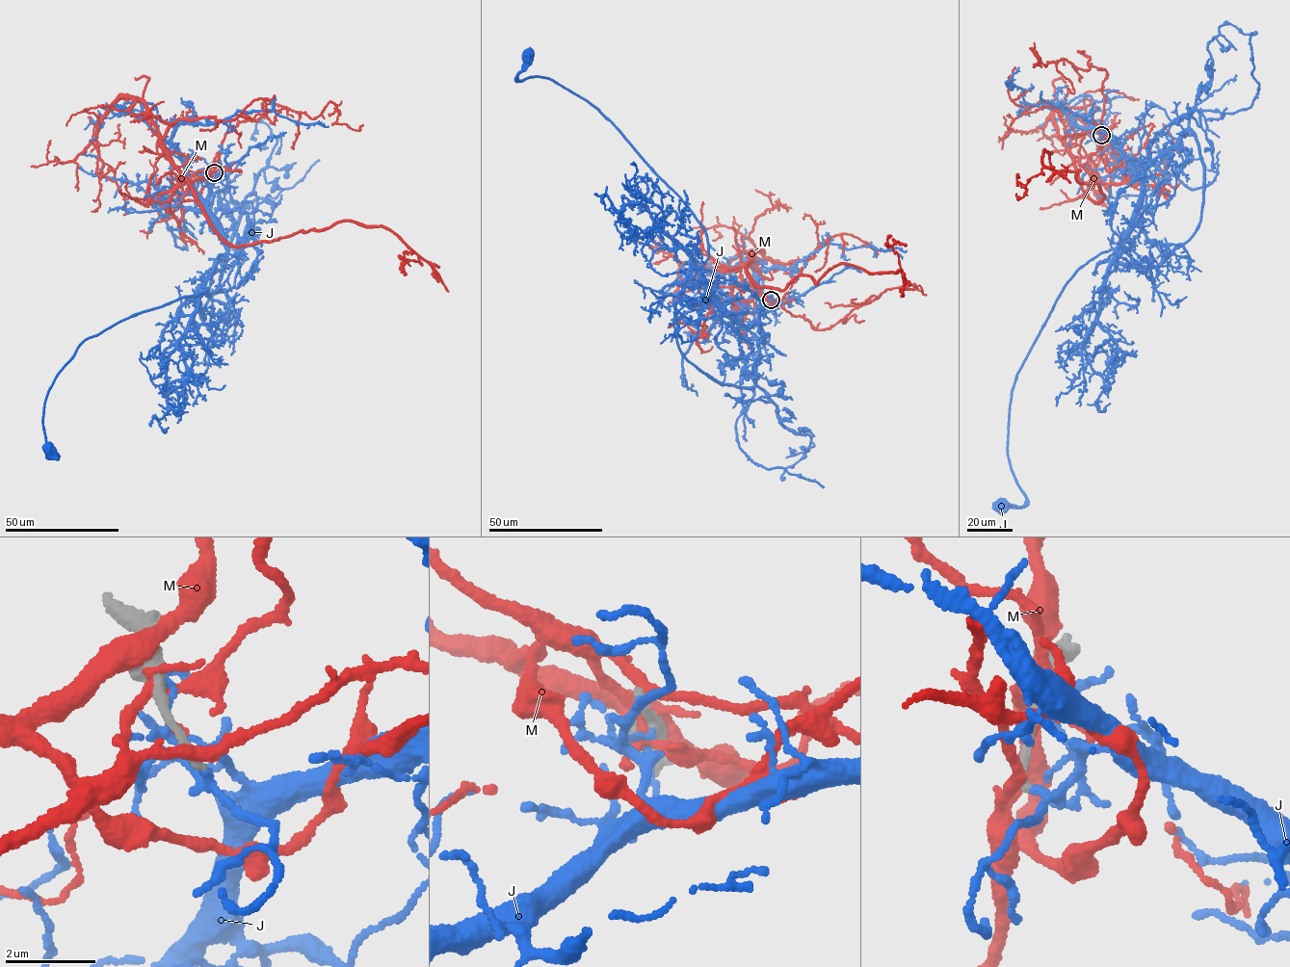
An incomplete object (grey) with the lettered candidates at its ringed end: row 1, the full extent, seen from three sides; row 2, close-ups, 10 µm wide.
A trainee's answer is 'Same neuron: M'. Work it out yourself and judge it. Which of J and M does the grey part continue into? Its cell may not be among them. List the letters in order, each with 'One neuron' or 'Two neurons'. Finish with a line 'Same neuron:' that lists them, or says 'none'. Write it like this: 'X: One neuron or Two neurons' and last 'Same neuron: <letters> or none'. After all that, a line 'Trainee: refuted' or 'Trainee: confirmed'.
J: One neuron
M: Two neurons
Same neuron: J
Trainee: refuted

